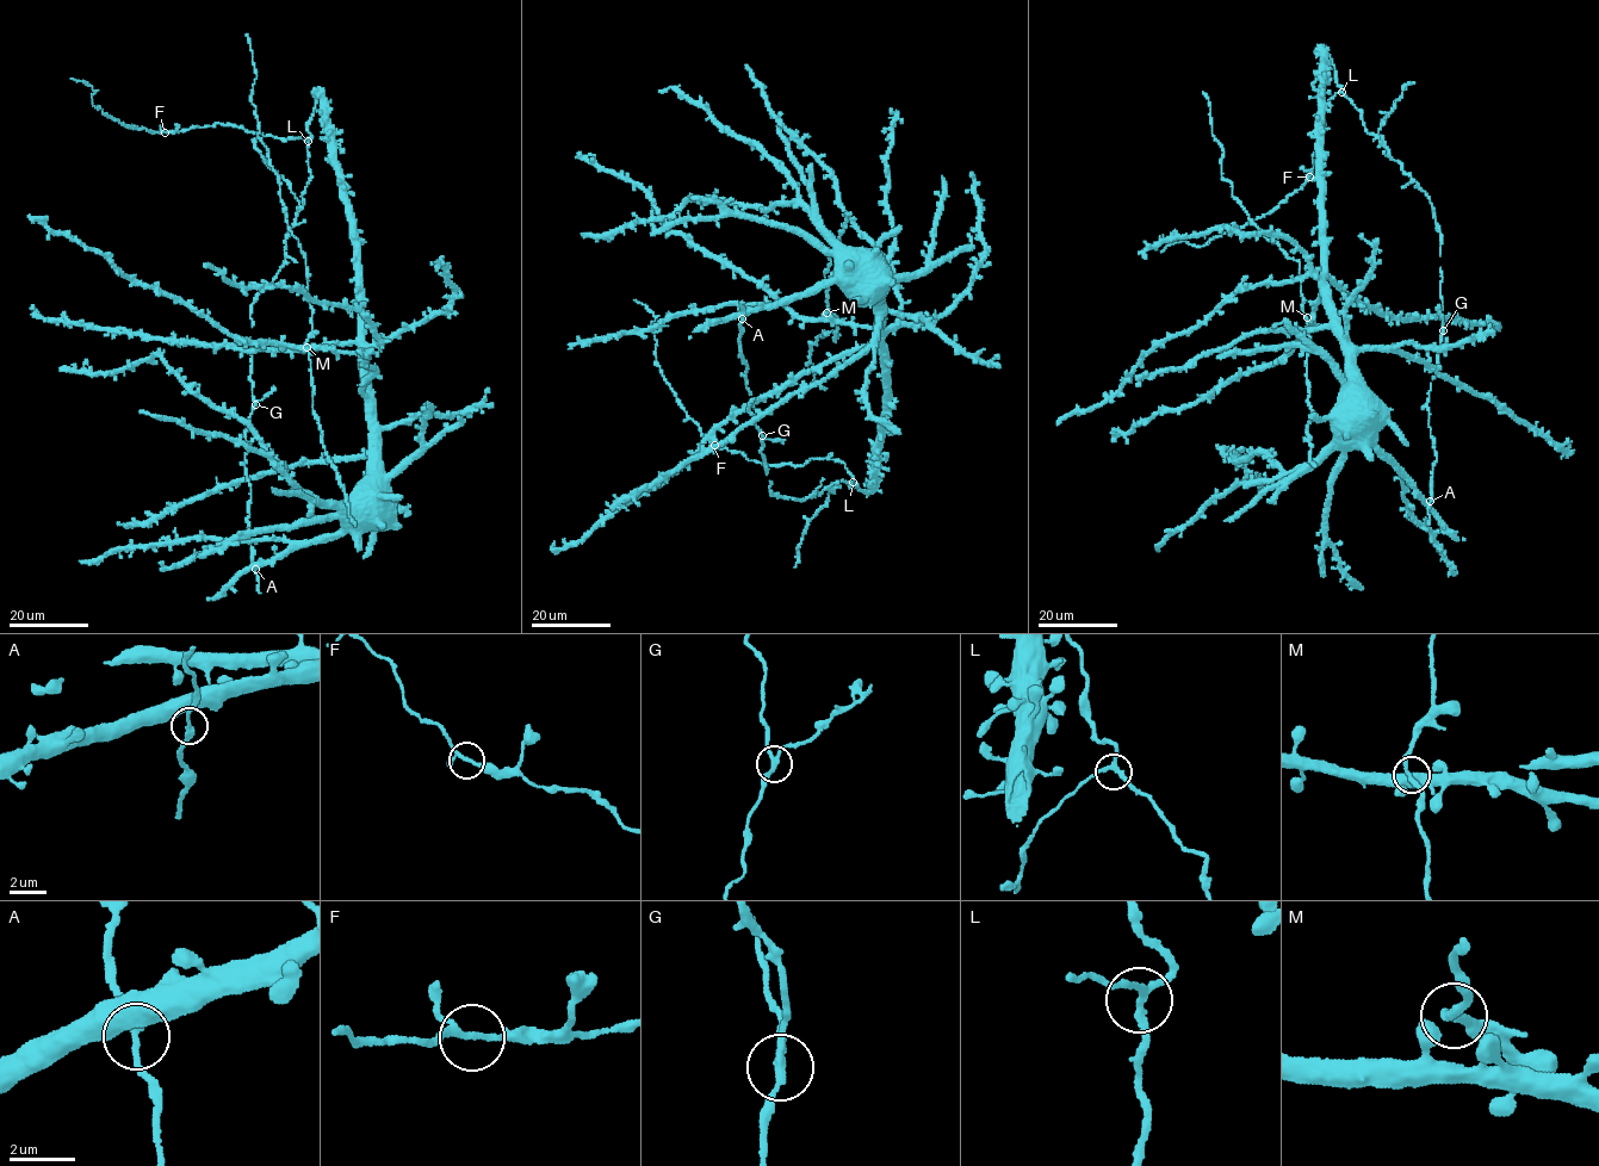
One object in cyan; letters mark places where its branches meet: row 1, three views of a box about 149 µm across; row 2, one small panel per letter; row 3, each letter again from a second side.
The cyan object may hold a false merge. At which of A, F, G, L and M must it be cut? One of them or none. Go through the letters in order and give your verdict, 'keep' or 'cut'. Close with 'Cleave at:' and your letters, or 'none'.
A: keep
F: keep
G: cut
L: keep
M: keep
Cleave at: G

